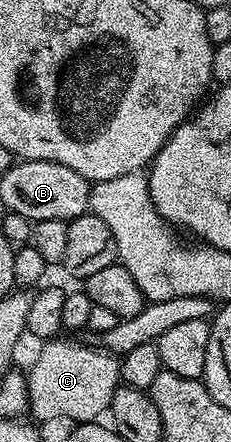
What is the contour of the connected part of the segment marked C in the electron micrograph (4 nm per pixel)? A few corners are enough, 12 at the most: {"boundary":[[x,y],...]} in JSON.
{"boundary":[[46,340],[27,373],[39,421],[105,415],[114,354]]}

